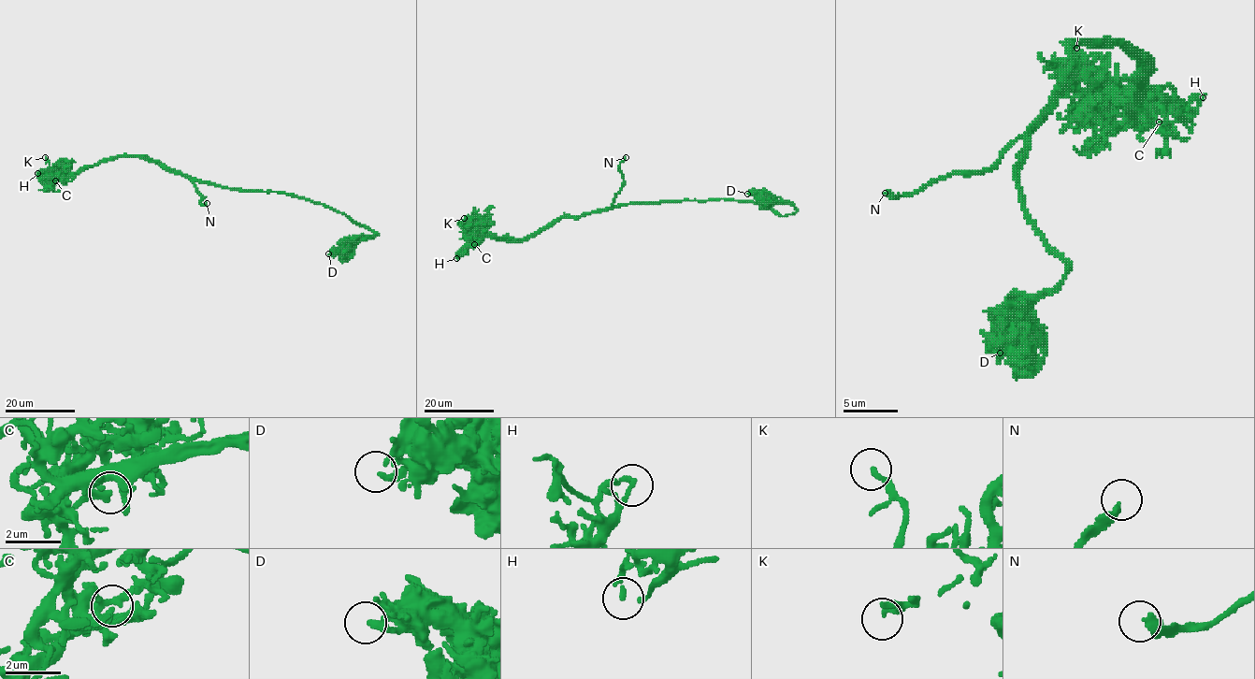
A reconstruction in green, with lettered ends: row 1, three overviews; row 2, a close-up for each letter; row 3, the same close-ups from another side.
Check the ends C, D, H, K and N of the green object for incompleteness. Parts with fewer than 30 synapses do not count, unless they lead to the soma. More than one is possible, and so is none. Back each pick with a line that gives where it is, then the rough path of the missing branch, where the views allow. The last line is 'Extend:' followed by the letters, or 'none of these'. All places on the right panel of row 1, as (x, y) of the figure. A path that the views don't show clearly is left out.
N: place (885, 193)
Extend: N

